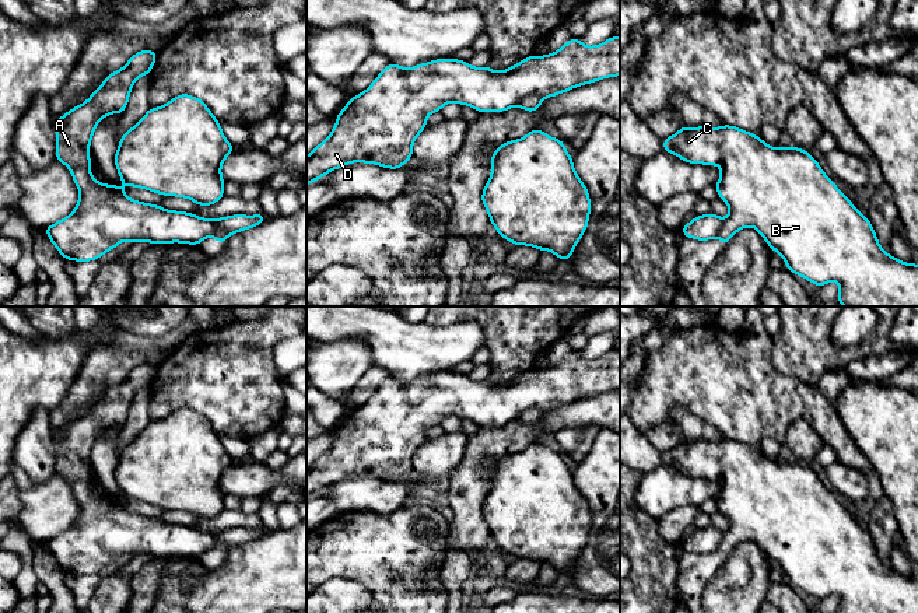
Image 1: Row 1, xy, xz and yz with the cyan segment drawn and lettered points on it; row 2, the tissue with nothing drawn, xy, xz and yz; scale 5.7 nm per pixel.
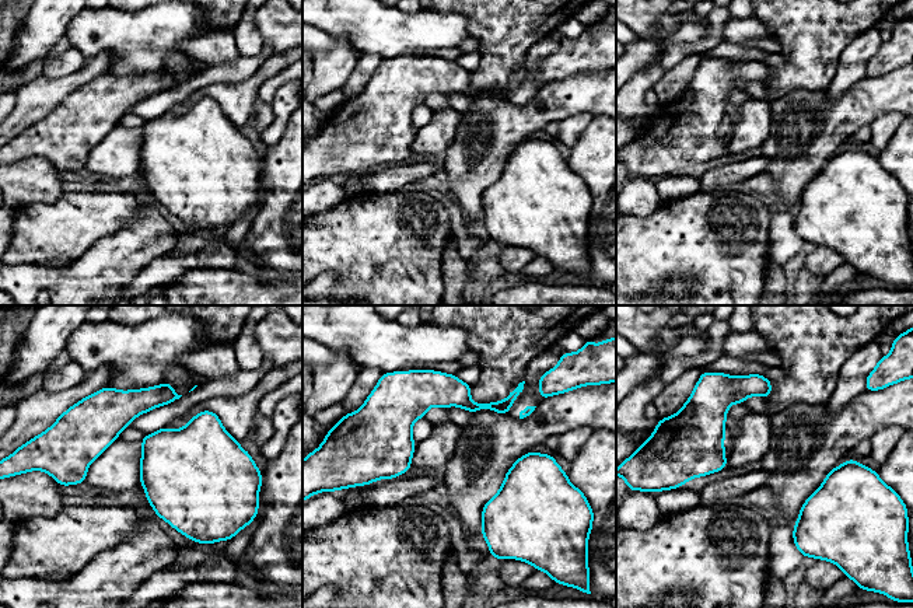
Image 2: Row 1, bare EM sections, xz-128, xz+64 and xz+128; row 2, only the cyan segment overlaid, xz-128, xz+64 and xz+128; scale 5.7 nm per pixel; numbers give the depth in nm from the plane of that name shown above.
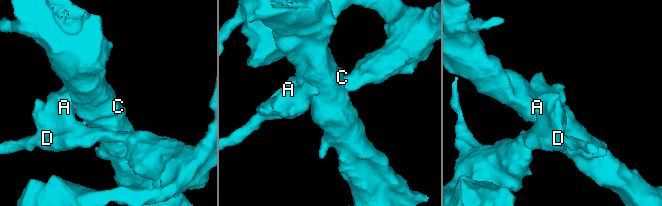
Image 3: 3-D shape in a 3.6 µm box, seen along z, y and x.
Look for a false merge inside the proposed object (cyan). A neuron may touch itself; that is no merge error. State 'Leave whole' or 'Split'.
Split

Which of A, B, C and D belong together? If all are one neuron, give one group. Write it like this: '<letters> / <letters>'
A D / B C

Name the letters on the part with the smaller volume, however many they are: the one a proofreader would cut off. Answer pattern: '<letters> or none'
A, D

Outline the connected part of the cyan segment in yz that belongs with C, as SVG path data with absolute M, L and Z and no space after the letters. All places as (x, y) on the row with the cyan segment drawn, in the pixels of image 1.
M683 125L677 133L663 139L662 146L663 151L688 164L721 167L719 181L714 186L718 197L729 207L719 232L721 244L726 245L740 228L753 227L784 258L792 274L799 274L817 287L837 281L837 301L844 306L918 306L918 265L904 263L882 249L869 218L858 211L809 151L796 146L774 148L757 134L730 125L693 129Z

